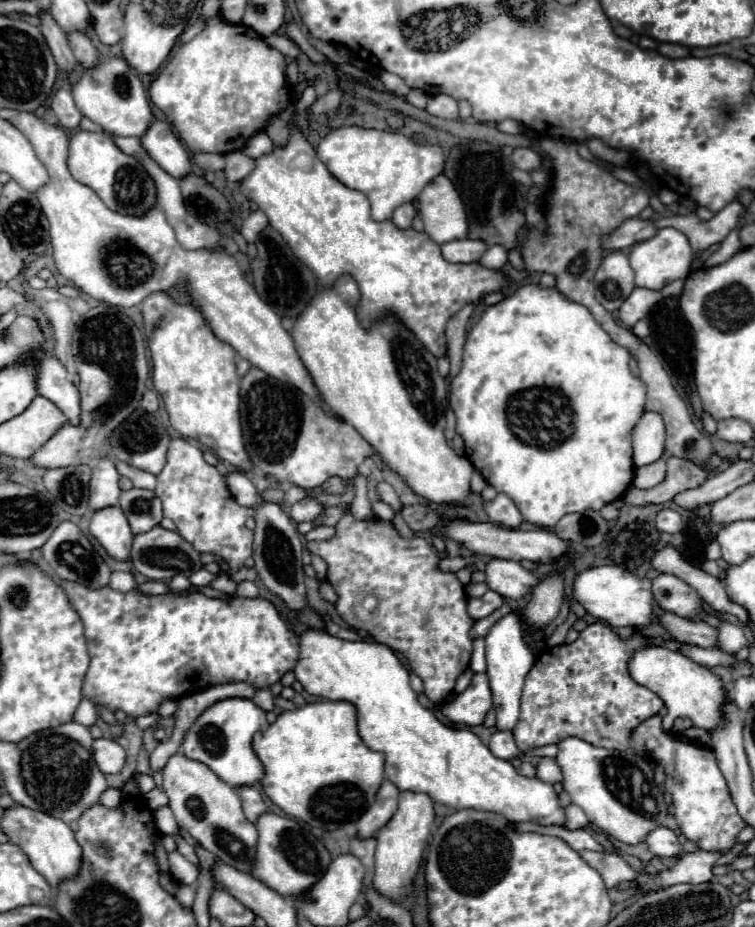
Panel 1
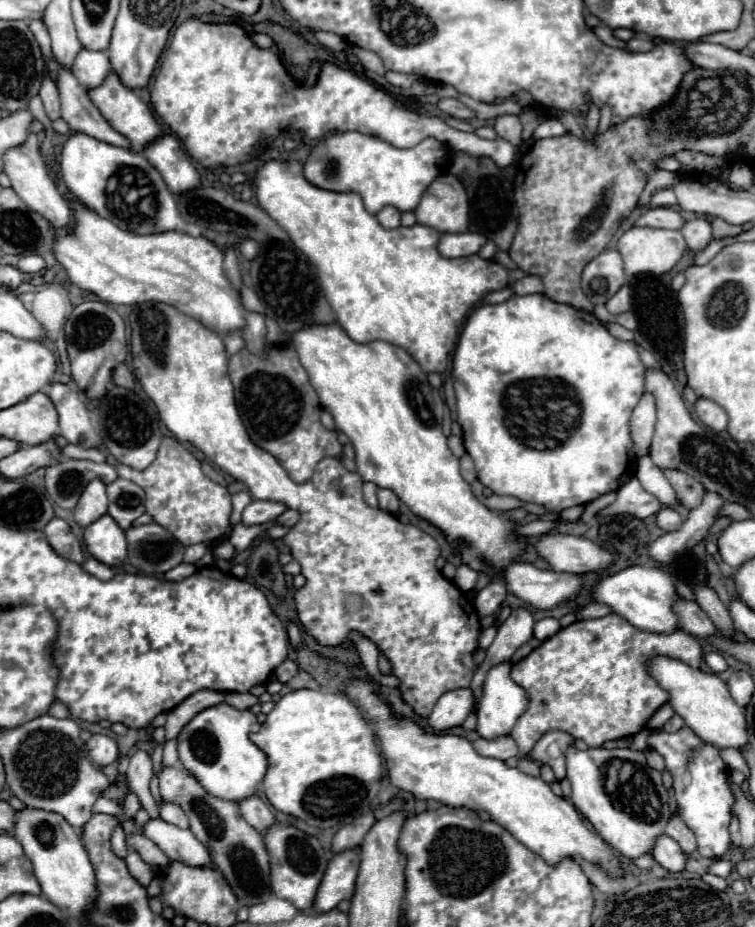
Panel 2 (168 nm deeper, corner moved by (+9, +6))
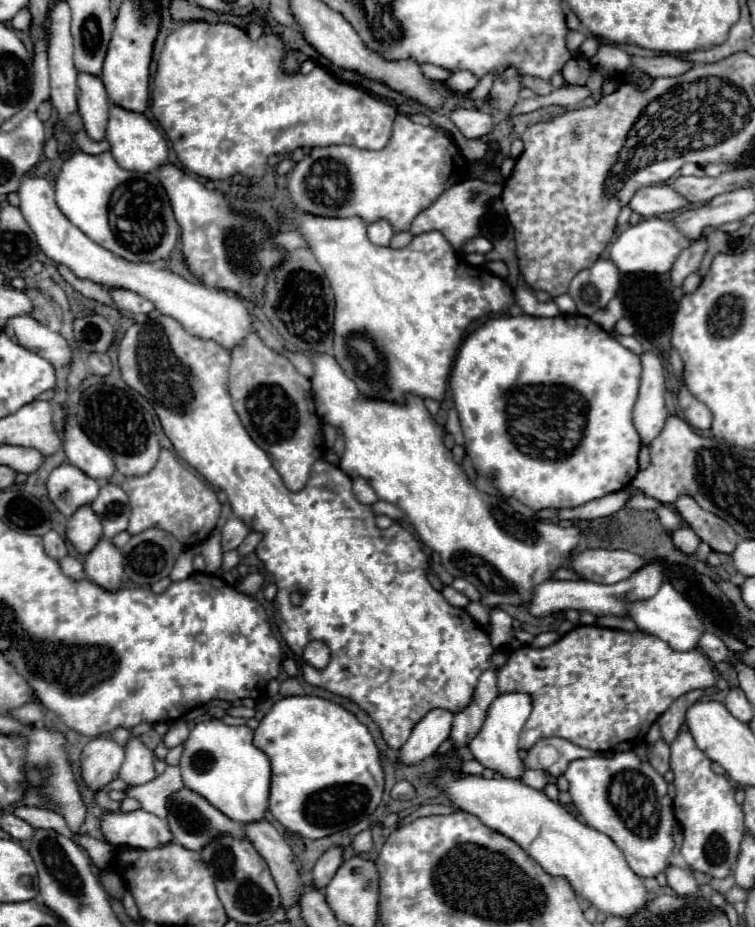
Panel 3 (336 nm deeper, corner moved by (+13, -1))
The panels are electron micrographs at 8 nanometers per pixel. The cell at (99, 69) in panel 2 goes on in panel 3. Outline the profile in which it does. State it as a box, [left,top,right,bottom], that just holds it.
[78,72,108,140]

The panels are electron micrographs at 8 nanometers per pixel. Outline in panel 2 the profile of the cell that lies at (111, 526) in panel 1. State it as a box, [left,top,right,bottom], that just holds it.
[84,515,126,569]

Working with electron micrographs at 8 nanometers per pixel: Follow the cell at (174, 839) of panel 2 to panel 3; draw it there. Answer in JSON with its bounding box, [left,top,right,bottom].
[102,810,172,850]

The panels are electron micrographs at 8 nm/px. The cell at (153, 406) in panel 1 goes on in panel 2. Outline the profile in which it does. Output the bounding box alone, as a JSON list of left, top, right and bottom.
[112,363,134,389]

